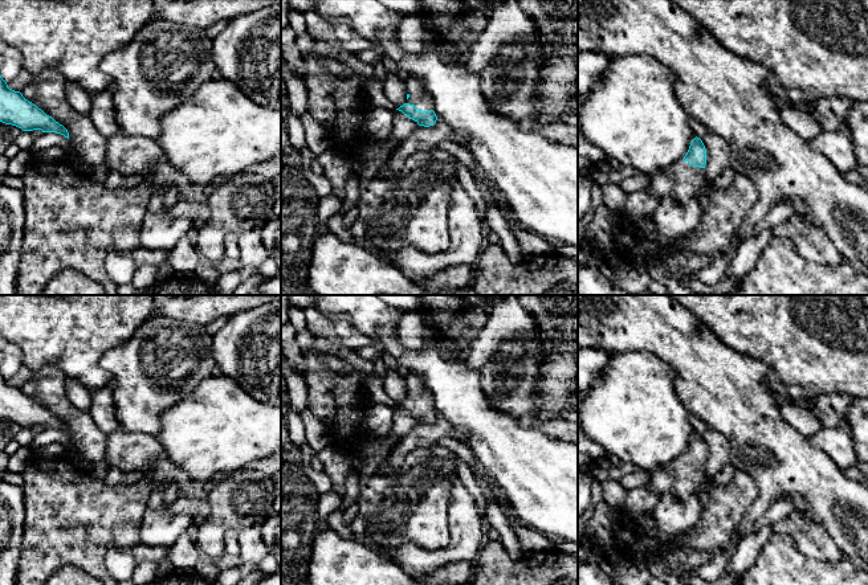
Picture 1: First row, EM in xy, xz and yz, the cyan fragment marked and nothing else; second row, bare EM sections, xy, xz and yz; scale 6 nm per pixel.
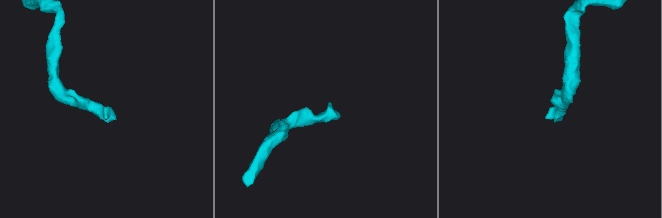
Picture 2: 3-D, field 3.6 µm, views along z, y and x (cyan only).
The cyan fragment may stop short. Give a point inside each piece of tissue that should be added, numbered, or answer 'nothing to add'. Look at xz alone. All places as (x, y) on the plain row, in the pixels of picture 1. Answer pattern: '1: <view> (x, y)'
1: xz (418, 393)

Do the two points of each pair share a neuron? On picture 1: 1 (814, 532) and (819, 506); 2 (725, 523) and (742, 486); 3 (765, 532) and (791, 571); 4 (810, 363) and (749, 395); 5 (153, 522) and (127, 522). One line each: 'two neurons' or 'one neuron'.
1: two neurons
2: one neuron
3: two neurons
4: two neurons
5: two neurons

